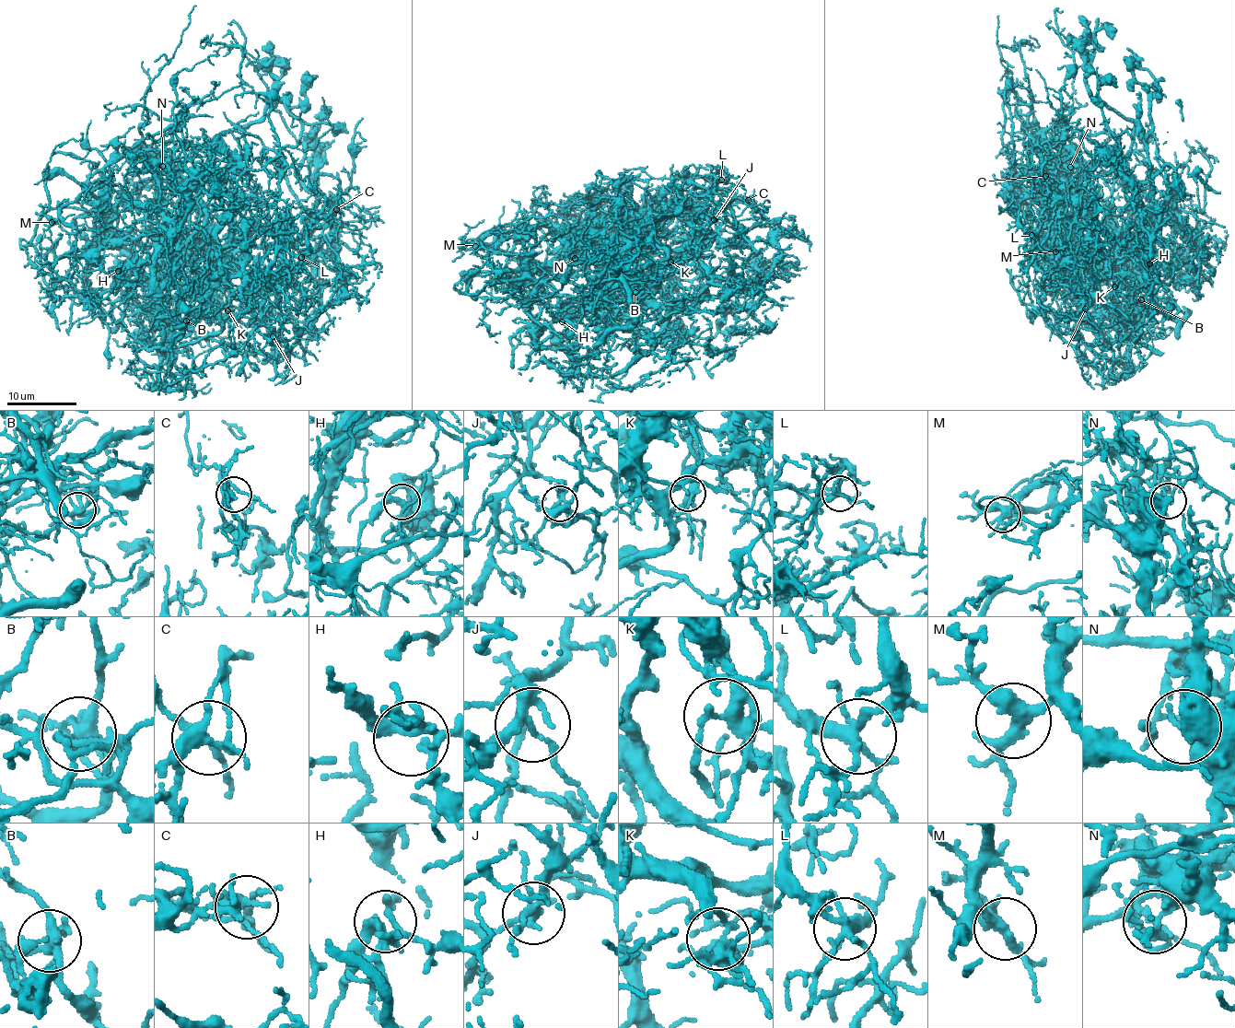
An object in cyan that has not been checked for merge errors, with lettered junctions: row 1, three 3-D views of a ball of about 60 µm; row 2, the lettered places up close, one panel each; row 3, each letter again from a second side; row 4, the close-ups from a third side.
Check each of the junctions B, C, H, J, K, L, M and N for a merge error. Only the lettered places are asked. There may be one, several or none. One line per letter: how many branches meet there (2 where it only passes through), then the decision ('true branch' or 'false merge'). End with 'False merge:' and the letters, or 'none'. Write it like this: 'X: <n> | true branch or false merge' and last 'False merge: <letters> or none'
B: 6 | false merge
C: 7 | true branch
H: 5 | true branch
J: 5 | true branch
K: 5 | true branch
L: 6 | true branch
M: 4 | true branch
N: 5 | false merge
False merge: B, N

